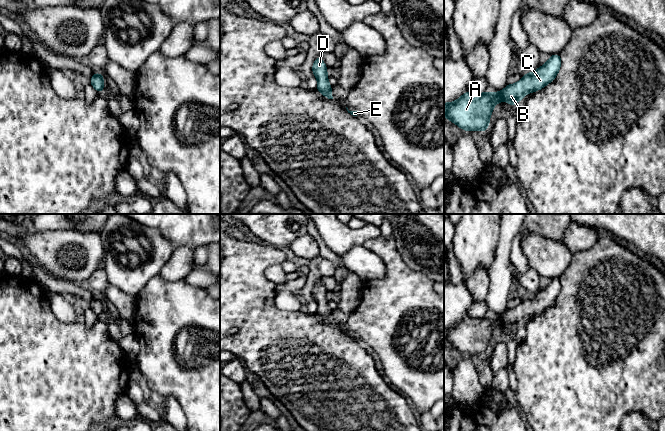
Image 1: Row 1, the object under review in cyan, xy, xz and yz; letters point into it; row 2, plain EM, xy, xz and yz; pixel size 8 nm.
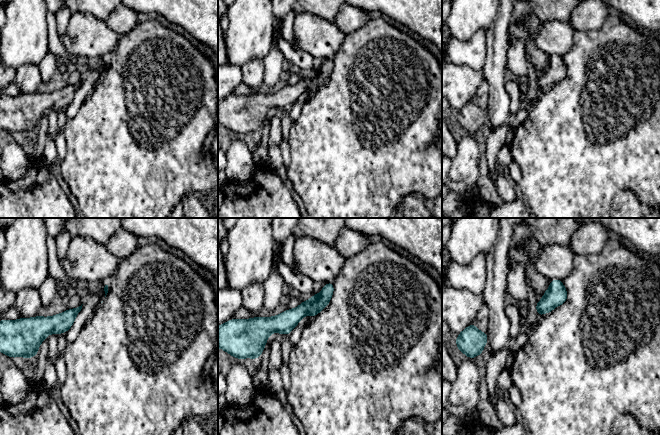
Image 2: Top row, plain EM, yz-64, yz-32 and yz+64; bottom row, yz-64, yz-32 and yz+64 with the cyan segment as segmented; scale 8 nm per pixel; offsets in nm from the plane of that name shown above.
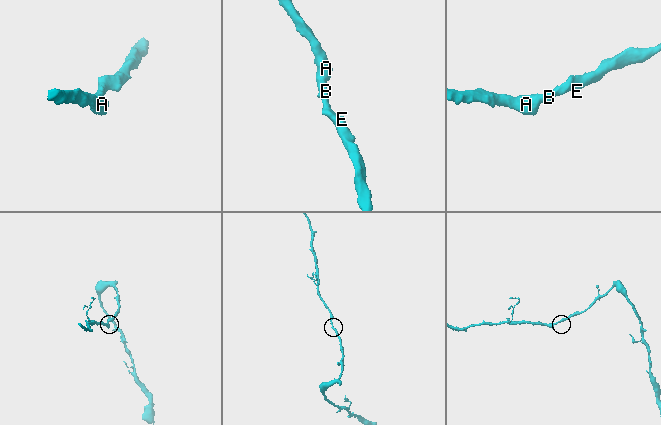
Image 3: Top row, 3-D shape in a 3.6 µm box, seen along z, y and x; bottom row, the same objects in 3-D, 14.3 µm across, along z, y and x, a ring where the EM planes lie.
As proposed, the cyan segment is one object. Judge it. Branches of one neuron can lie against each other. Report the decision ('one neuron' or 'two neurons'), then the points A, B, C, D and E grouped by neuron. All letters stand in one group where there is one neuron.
one neuron | A B C D E

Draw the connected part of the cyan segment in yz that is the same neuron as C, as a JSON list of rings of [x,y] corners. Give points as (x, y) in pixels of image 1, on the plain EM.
[[[553,278],[546,288],[532,297],[527,296],[519,306],[507,308],[501,316],[474,318],[467,315],[456,325],[444,327],[444,340],[465,355],[485,356],[496,328],[506,324],[513,331],[529,316],[538,315],[554,305],[560,291],[560,278]]]

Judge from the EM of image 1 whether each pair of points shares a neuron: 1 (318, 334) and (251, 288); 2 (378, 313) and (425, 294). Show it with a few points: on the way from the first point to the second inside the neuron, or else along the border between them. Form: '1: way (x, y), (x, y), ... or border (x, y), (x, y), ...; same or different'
1: way (300, 334), (292, 334), (264, 306); same
2: way (390, 313), (399, 313), (413, 305); same

